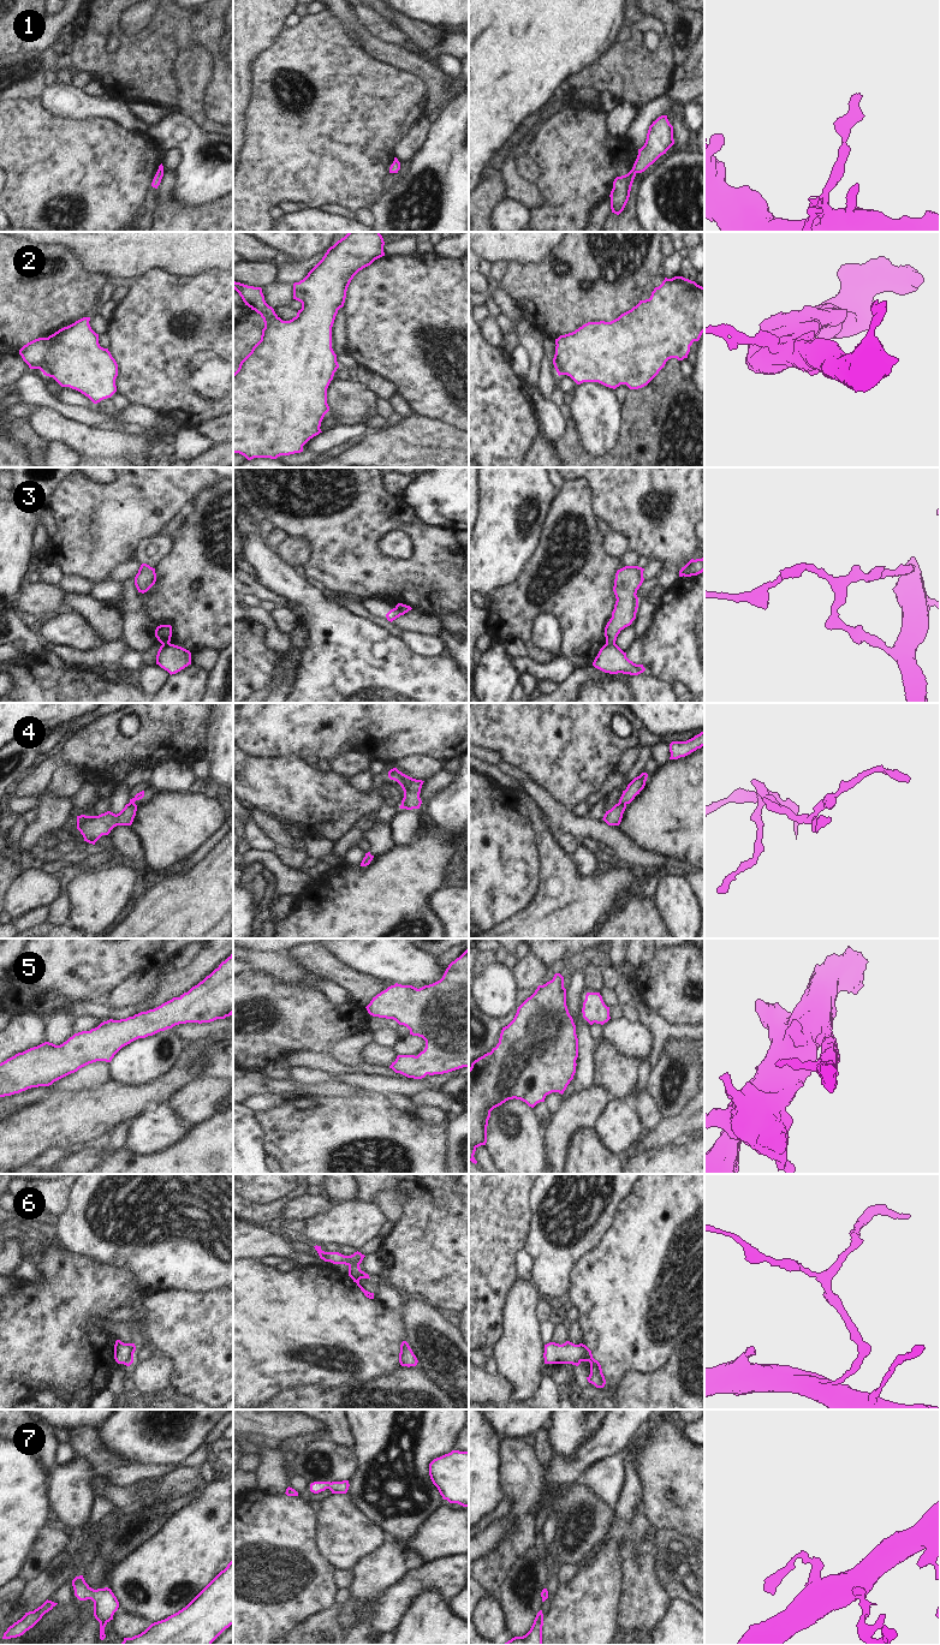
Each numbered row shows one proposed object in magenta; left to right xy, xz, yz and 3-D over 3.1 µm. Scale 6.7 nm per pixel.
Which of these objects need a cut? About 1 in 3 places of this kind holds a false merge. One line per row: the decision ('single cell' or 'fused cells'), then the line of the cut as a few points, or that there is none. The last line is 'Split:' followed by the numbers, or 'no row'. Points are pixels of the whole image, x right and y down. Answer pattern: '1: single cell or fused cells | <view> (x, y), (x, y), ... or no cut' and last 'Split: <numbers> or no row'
1: single cell | no cut
2: single cell | no cut
3: fused cells | yz (606, 642), (614, 643)
4: fused cells | yz (619, 802), (625, 804)
5: single cell | no cut
6: single cell | no cut
7: single cell | no cut
Split: 3, 4

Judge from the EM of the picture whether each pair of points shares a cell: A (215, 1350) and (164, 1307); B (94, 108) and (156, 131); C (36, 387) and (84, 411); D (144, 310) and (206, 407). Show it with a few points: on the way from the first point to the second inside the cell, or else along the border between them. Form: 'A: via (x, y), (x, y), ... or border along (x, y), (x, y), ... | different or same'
A: via (202, 1345), (177, 1321) | same
B: border along (150, 126), (148, 132) | different
C: via (47, 399), (65, 410), (72, 411) | same
D: via (155, 337), (155, 365), (179, 389) | same

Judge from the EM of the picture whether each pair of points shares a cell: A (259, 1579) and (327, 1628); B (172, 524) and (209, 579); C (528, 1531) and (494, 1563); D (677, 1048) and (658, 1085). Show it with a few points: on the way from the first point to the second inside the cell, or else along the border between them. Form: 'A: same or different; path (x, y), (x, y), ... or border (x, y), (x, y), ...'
A: different; border (334, 1599), (328, 1608), (313, 1614), (287, 1632)
B: different; border (189, 502), (189, 510), (184, 519), (171, 534)
C: same; path (519, 1538), (503, 1555)
D: same; path (671, 1058), (660, 1076)

